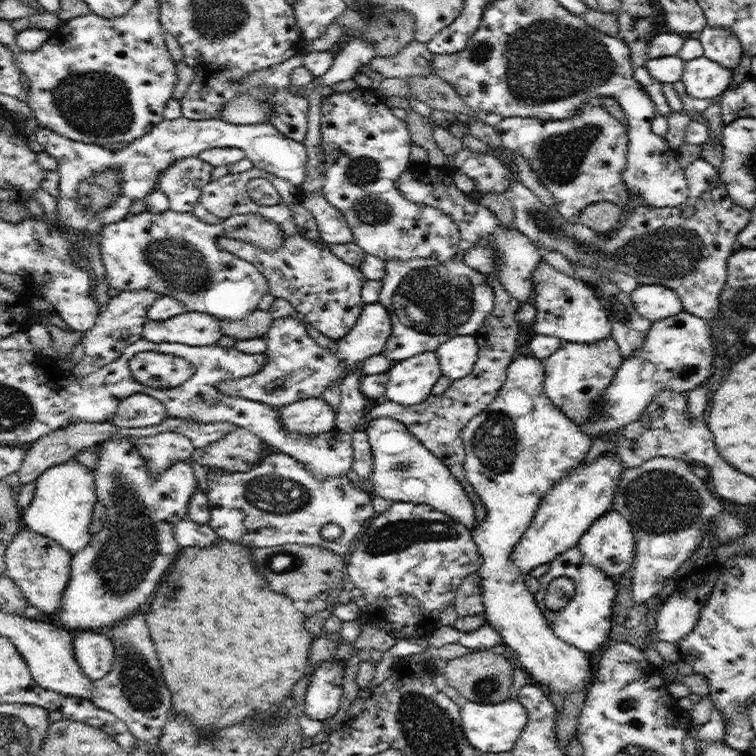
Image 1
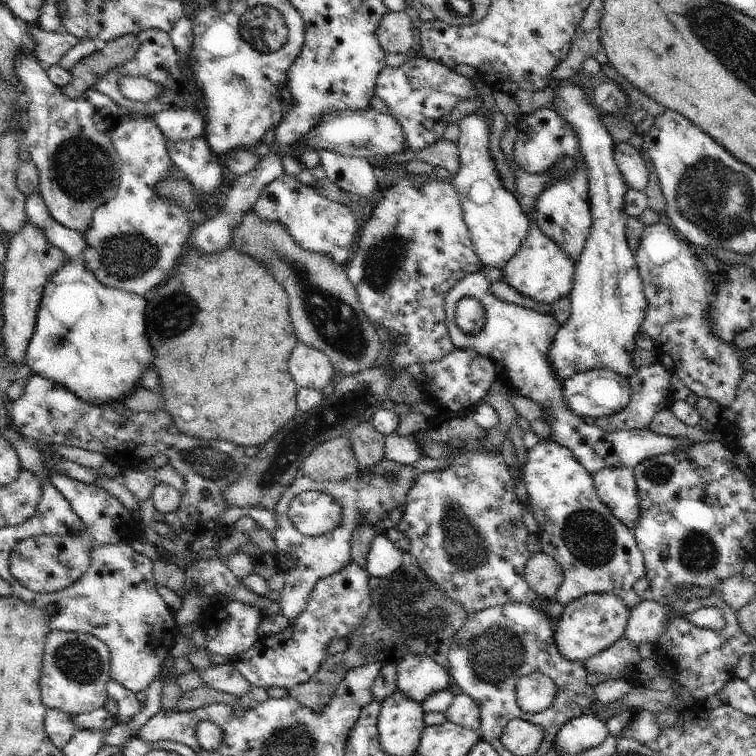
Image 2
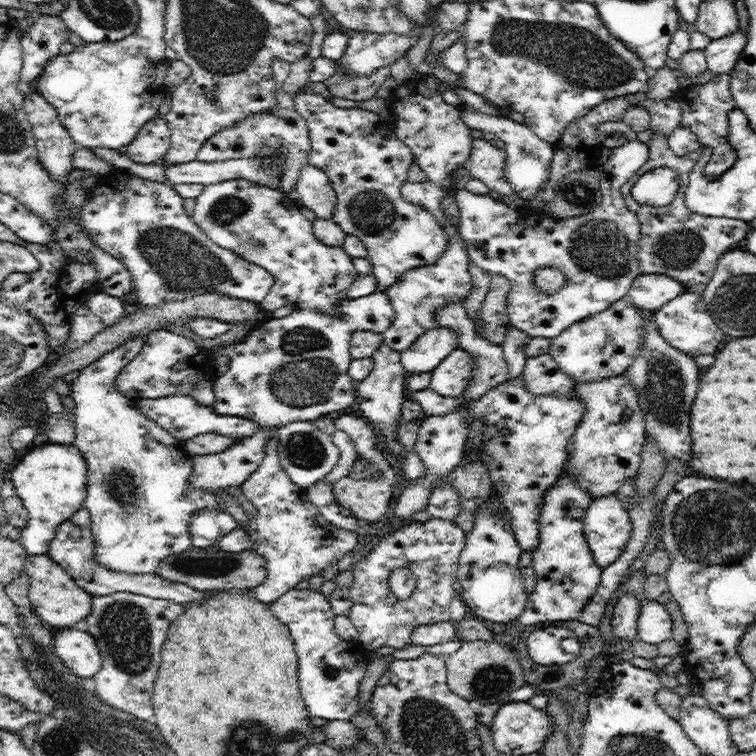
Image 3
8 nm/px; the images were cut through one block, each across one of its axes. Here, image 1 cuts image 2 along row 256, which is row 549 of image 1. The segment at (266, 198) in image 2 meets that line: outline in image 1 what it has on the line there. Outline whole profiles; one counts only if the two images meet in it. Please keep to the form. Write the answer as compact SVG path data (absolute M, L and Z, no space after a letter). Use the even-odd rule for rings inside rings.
M274 452L266 456L252 470L246 472L208 473L207 499L211 512L207 522L213 531L222 539L242 543L244 547L268 548L282 544L321 546L333 550L342 558L348 558L352 552L352 540L362 532L366 520L374 514L372 499L374 495L354 486L347 475L332 477L321 481L311 473L308 467L300 464L295 458L283 452ZM333 522L342 527L342 535L335 540L324 539L320 530L324 524Z

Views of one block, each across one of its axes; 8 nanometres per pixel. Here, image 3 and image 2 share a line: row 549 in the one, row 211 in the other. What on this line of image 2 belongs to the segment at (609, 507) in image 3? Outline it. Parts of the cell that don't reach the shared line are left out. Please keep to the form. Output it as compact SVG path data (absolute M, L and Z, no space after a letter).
M578 77L574 82L570 82L568 79L560 80L557 82L558 86L554 85L554 109L570 126L572 126L572 130L576 132L576 138L578 138L578 142L580 142L580 152L582 160L586 165L588 172L588 180L589 182L589 195L590 198L590 214L592 214L592 228L590 228L590 234L588 234L588 240L586 240L586 244L584 244L584 248L582 249L582 256L578 258L578 262L575 264L576 272L574 272L574 282L572 282L572 290L570 290L569 298L570 298L570 318L564 322L564 326L560 327L560 330L554 336L554 340L552 341L552 346L550 347L550 362L552 362L552 368L556 370L556 376L560 378L560 381L563 382L566 378L572 378L574 374L592 370L592 369L605 369L610 368L612 372L616 372L616 374L620 374L622 378L632 378L635 374L638 374L638 369L636 366L632 366L634 364L634 350L638 348L636 346L635 337L638 334L638 330L640 330L640 326L642 326L642 322L644 322L644 317L647 315L647 298L644 294L644 286L643 280L640 278L640 273L638 270L638 263L635 259L635 252L630 250L628 246L628 241L626 238L626 220L628 220L628 215L626 214L626 210L624 210L624 196L626 196L626 192L628 192L629 188L626 186L626 182L624 182L624 178L622 178L622 174L620 174L620 170L618 170L618 166L616 166L616 162L614 162L614 142L612 142L612 136L608 134L608 130L604 128L604 124L602 124L602 120L600 120L600 112L588 102L588 98L586 98L586 92L584 92L584 88L578 82Z

